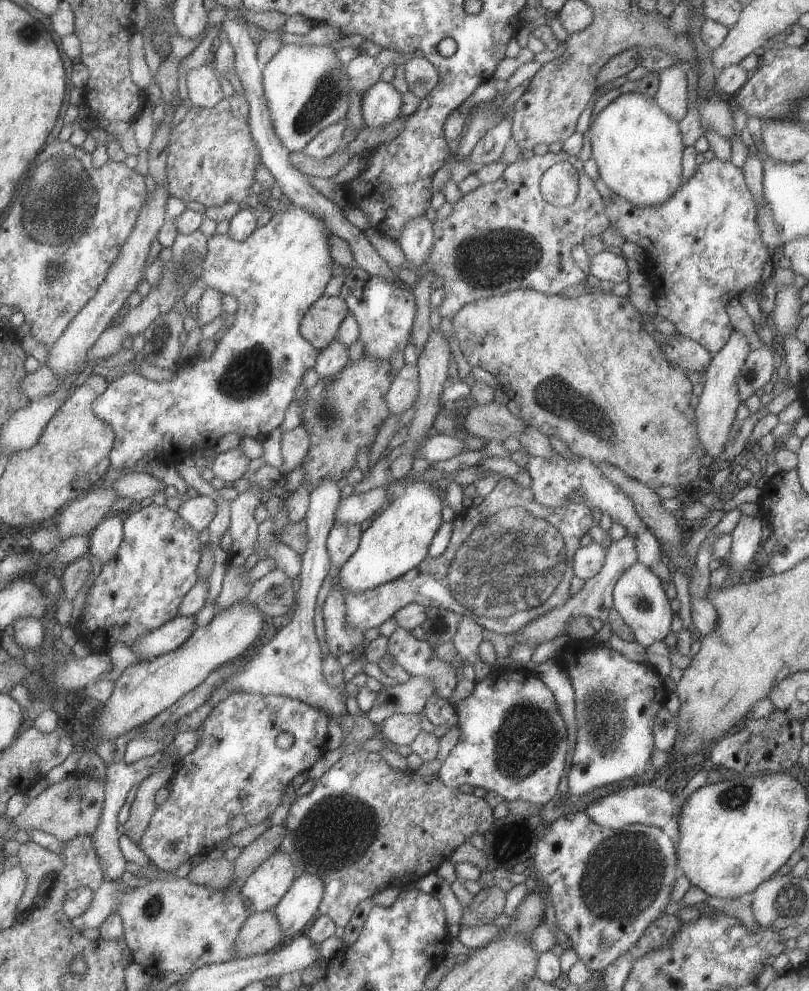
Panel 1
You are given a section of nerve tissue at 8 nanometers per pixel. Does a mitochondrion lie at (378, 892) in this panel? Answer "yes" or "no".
no

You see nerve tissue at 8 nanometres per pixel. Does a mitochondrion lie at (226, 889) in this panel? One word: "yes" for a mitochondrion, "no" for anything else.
no

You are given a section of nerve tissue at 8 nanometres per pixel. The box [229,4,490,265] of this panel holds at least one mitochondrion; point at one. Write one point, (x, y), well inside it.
(327, 96)

